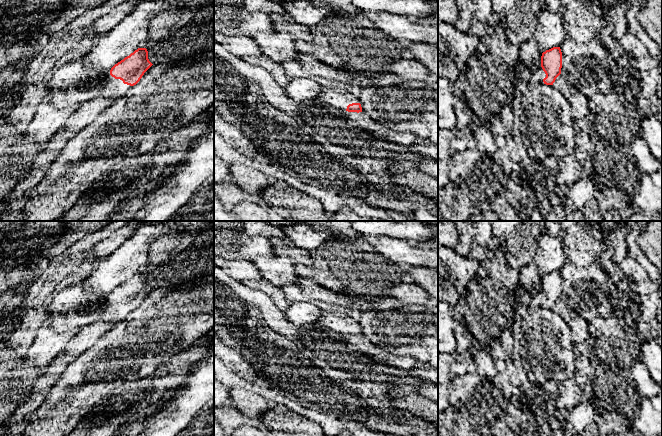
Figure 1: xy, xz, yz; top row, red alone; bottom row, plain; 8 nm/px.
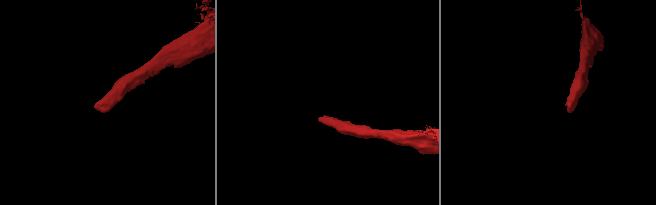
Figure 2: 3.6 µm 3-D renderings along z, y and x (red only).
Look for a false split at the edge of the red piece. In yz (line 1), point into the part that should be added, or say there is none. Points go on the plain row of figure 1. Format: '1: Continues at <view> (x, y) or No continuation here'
1: Continues at yz (543, 299)

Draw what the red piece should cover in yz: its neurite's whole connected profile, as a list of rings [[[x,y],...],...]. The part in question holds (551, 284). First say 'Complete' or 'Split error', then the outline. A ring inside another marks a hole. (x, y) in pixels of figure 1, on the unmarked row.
Split error. [[[553,271],[542,277],[541,291],[538,293],[541,302],[540,307],[553,309],[556,302],[561,298],[562,276],[560,271]]]

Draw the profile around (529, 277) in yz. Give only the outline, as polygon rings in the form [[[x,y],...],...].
[[[535,263],[528,264],[519,270],[519,283],[530,295],[537,295],[541,291],[542,276]]]

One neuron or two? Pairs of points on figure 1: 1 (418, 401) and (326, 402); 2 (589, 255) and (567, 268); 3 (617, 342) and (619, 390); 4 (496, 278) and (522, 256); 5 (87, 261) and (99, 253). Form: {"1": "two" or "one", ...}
{"1": "two", "2": "two", "3": "one", "4": "two", "5": "two"}

